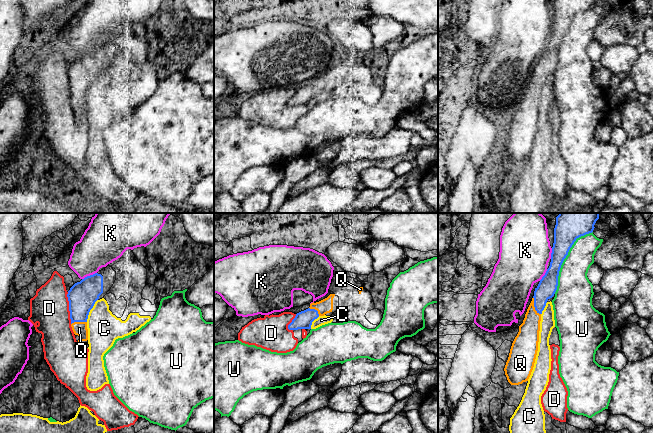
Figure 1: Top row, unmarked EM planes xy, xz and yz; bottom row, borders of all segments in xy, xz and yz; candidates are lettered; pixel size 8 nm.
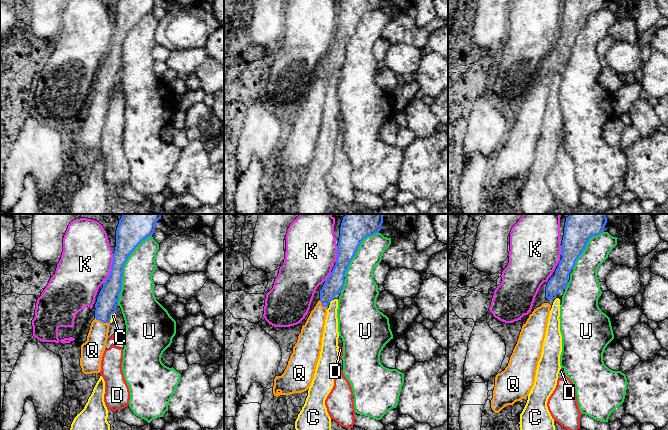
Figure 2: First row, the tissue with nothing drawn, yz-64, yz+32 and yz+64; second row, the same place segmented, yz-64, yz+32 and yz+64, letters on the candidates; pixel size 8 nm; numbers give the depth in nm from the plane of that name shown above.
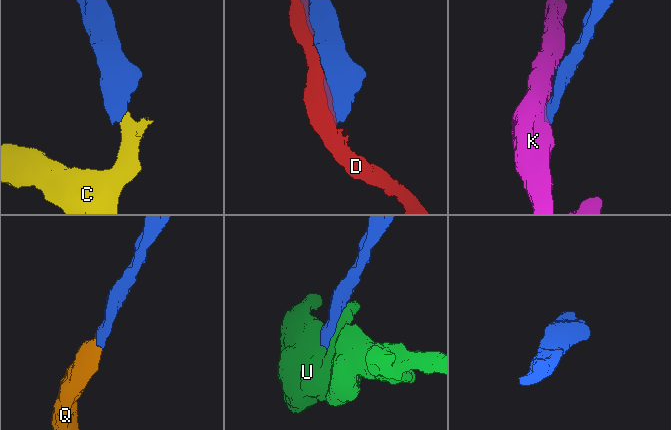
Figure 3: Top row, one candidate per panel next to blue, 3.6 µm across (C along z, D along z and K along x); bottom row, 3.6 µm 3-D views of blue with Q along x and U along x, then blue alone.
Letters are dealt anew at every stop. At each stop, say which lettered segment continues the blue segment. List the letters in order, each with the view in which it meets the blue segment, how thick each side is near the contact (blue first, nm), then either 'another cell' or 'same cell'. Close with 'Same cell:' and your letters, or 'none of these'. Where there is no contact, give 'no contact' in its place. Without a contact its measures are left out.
C: xy | 220/260 nm | another cell
D: xy | 220/300 nm | another cell
K: xy | 220/320 nm | another cell
Q: yz | 150/180 nm | same cell
U: yz | 220/260 nm | another cell
Same cell: Q

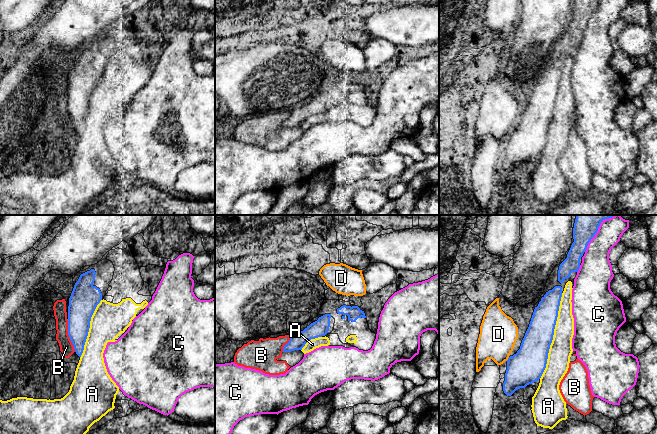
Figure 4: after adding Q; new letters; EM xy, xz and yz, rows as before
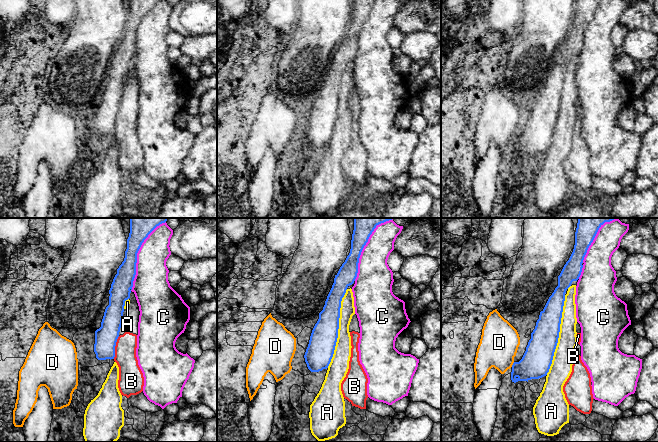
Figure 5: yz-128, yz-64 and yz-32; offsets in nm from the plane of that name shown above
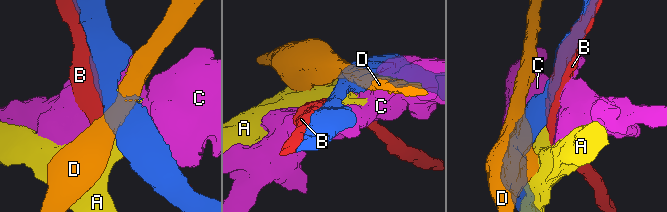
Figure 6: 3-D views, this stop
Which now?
A: yz | 260/180 nm | another cell
B: xy | 220/110 nm | another cell
C: yz | 220/220 nm | another cell
D: yz | 280/300 nm | another cell
Same cell: none of these

